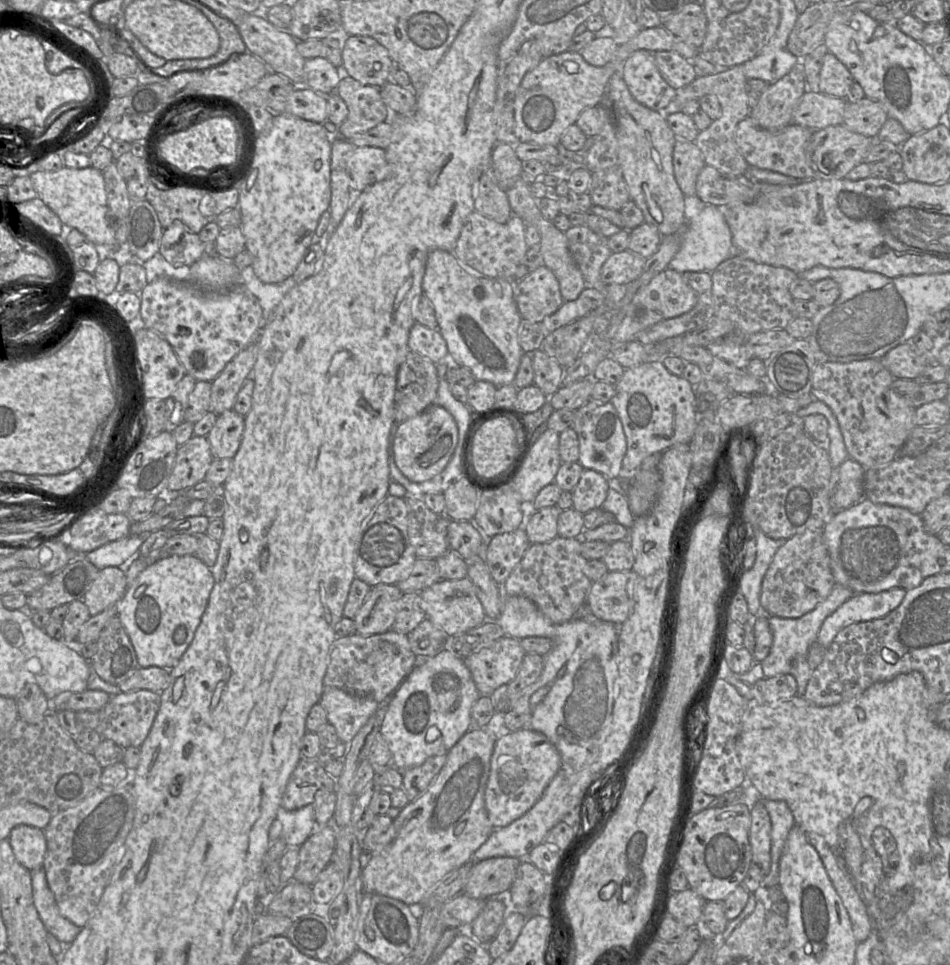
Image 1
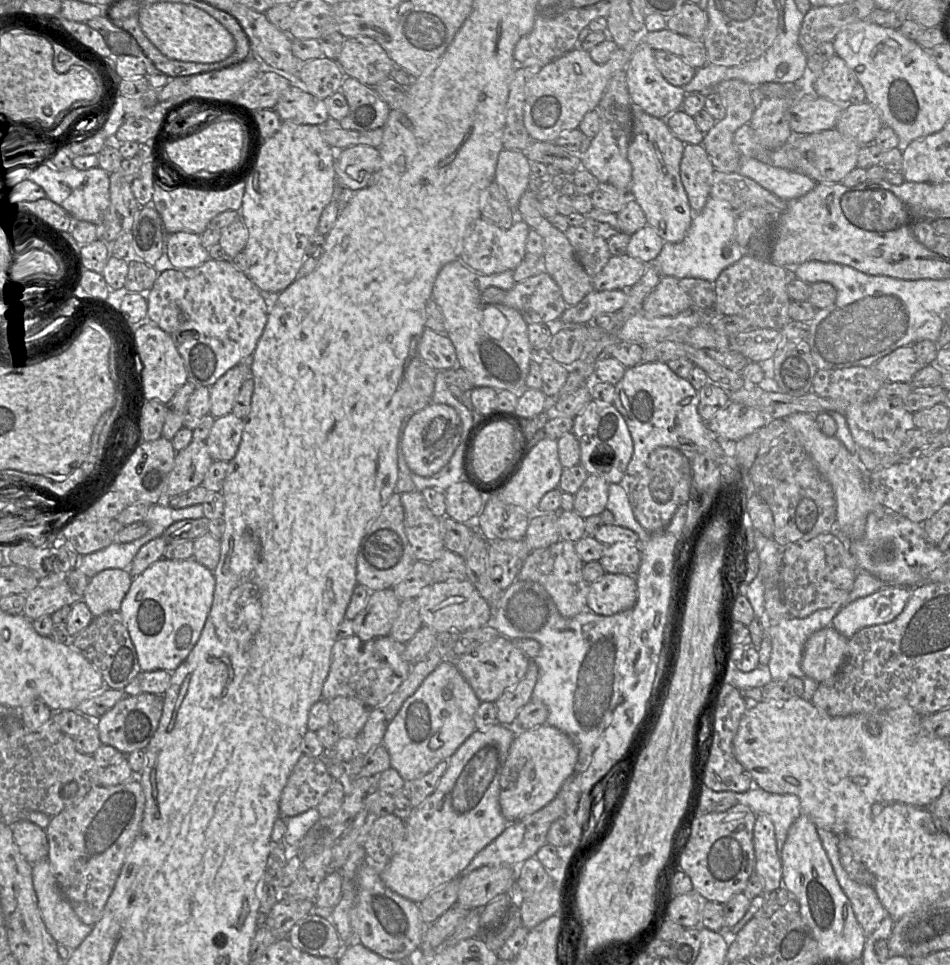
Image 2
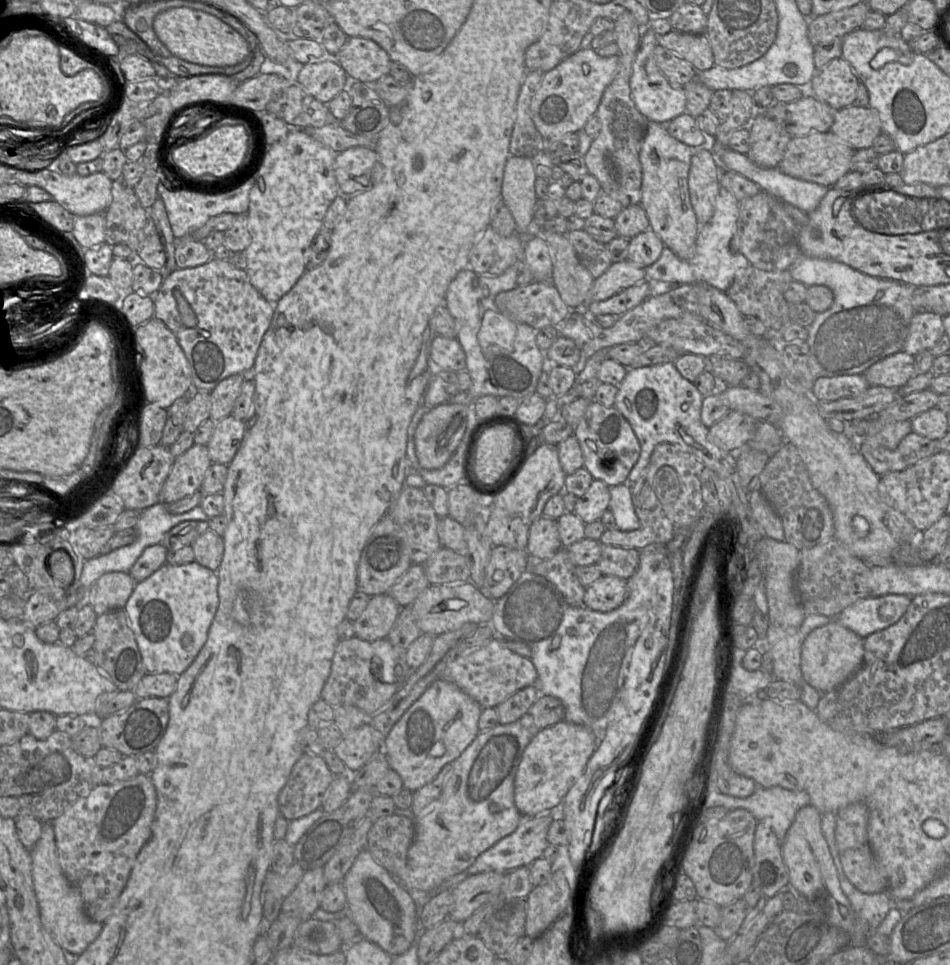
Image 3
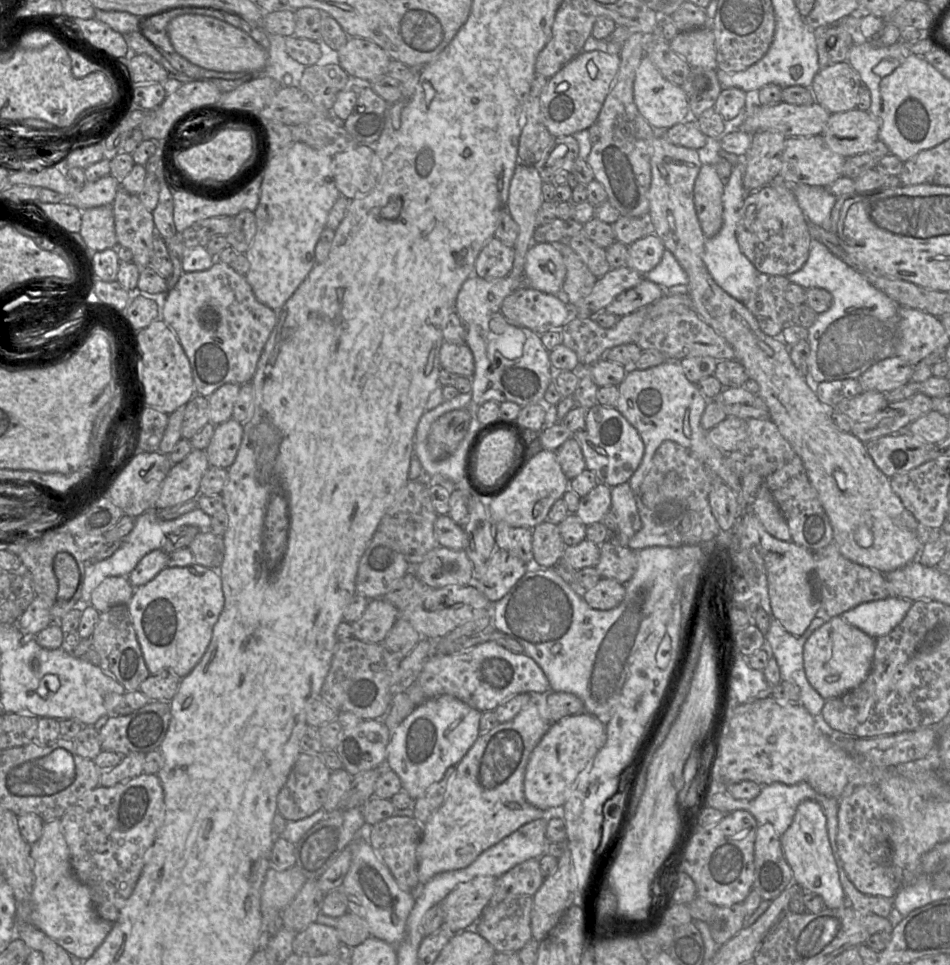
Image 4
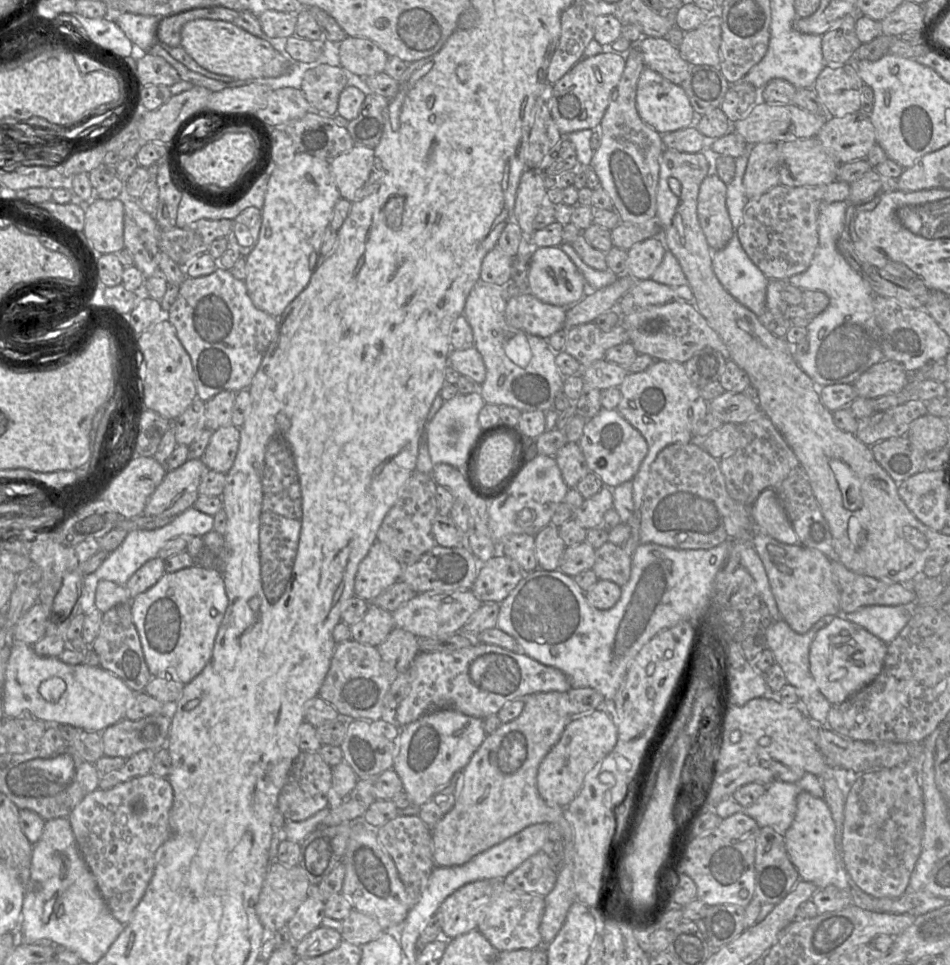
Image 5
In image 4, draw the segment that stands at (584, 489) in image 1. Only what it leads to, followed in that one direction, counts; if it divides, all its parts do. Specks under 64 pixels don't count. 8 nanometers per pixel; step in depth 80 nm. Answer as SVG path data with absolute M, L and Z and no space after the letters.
M598 483L588 494L580 498L575 514L585 525L601 522L611 508L611 488Z

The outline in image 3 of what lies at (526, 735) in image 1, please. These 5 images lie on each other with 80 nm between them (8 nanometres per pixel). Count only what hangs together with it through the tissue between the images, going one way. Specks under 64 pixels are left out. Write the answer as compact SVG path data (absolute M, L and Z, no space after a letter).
M565 720L539 730L523 752L514 781L514 801L522 816L558 811L597 745L598 735L591 729Z

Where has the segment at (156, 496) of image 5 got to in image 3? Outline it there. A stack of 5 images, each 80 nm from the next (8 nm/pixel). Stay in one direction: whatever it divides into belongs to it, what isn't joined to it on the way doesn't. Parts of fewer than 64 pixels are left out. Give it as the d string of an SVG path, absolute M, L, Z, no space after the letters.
M194 444L176 457L162 486L160 502L168 505L201 490L211 464L207 445Z

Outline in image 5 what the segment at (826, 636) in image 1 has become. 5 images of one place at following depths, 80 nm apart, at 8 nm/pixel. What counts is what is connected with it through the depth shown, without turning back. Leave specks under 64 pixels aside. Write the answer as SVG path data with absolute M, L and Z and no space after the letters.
M868 605L842 615L888 644L907 624L911 616L911 606Z

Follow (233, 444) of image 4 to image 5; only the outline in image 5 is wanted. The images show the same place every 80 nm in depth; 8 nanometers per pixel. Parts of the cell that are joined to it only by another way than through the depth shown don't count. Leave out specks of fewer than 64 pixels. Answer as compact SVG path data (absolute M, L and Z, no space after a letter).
M232 424L213 431L202 456L207 469L226 474L232 467L240 442L240 429Z

